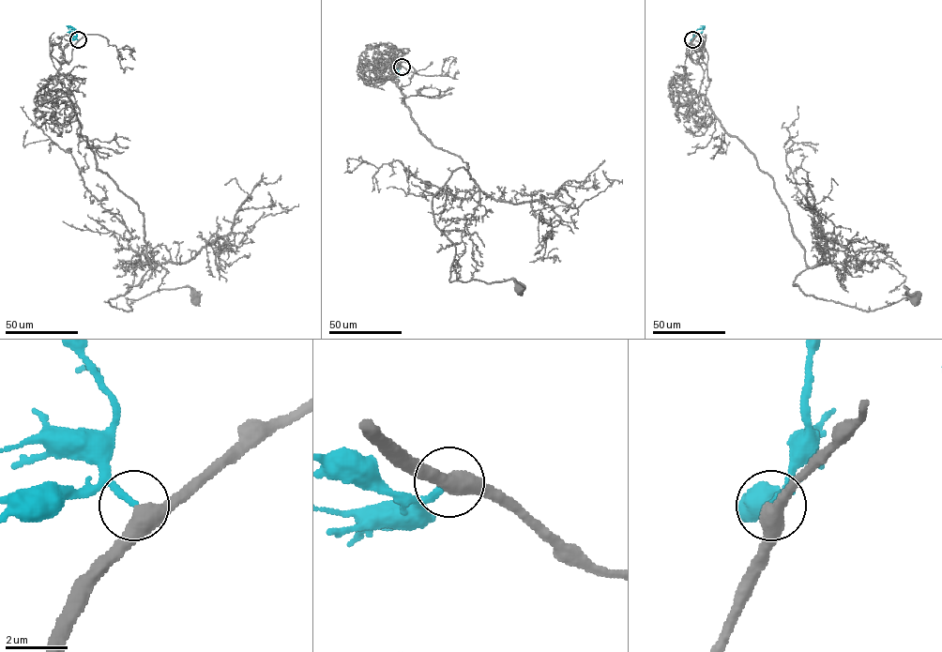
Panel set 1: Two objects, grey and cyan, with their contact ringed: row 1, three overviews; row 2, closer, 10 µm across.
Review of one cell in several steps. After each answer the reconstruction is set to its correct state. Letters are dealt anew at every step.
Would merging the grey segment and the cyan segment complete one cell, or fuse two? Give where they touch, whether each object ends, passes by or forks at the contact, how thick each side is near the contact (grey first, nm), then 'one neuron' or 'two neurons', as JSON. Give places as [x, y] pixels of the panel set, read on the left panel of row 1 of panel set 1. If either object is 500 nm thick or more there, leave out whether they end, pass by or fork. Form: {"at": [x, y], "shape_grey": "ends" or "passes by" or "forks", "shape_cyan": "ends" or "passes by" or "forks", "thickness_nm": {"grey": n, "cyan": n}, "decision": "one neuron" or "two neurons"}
{"at": [78, 39], "shape_grey": "passes by", "shape_cyan": "ends", "thickness_nm": {"grey": 440, "cyan": 200}, "decision": "one neuron"}

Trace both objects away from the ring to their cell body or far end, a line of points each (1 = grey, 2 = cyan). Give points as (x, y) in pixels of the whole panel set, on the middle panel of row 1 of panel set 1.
1: (402, 67), (372, 83), (394, 82), (474, 181), (456, 169), (433, 198), (449, 280), (519, 289)
2: (402, 67), (395, 77), (390, 74)

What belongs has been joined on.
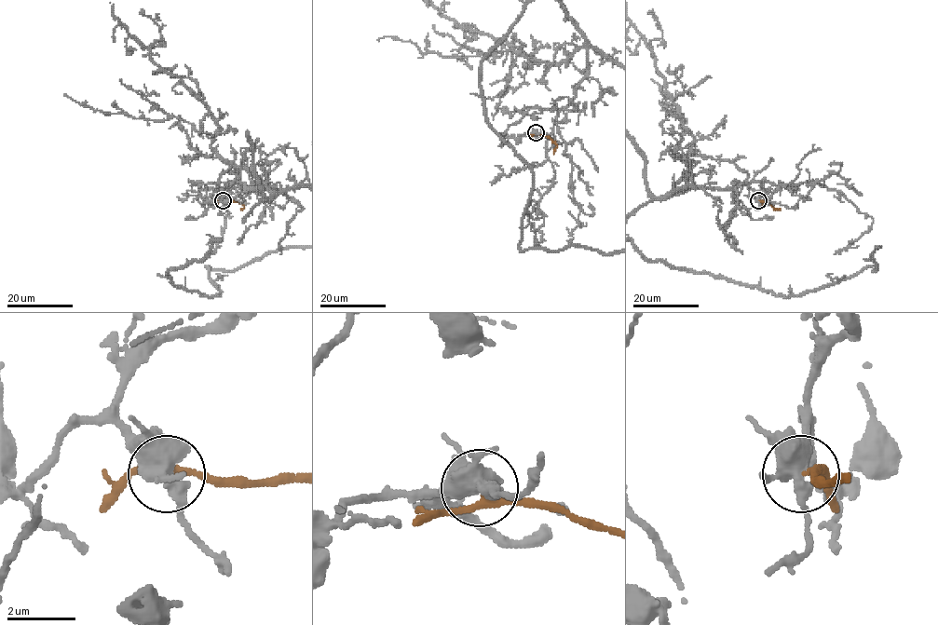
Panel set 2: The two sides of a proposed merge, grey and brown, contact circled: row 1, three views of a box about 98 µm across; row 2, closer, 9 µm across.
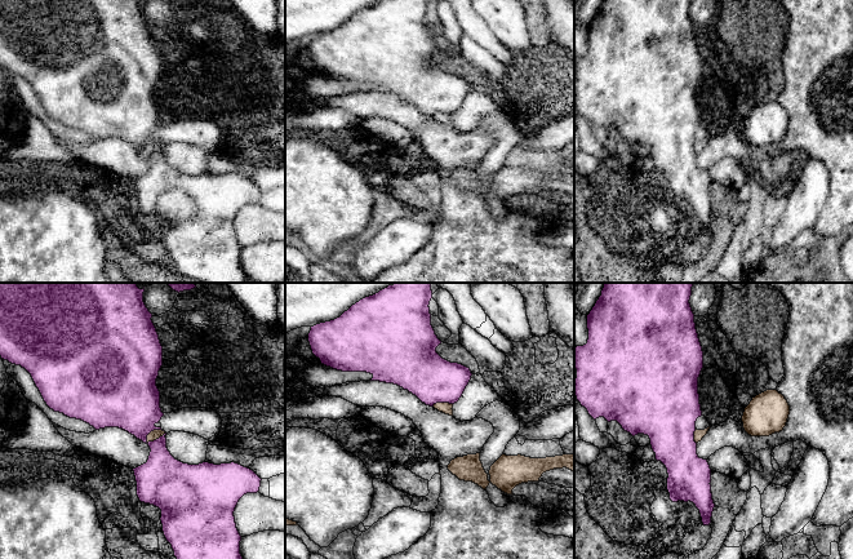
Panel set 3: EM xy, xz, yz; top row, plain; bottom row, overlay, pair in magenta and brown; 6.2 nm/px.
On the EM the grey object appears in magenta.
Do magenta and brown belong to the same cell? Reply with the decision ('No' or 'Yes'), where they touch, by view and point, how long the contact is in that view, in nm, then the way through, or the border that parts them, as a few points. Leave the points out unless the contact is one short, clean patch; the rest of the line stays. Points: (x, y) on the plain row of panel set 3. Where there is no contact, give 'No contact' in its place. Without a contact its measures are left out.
No. Touches magenta at xy (156, 150). Shared border 140 nm. Boundary: xy (165, 143), (146, 152)

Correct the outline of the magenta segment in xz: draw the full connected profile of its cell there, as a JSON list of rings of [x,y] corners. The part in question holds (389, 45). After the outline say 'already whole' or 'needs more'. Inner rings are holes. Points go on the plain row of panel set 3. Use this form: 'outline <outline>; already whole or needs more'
outline [[[382,0],[373,6],[365,8],[360,10],[359,13],[356,13],[355,15],[352,15],[339,28],[311,37],[311,41],[308,44],[308,53],[310,53],[312,65],[320,70],[321,75],[330,77],[333,80],[342,81],[342,83],[366,83],[373,86],[370,92],[379,92],[379,93],[397,96],[403,98],[404,101],[408,101],[409,103],[416,106],[426,116],[434,117],[436,114],[454,115],[462,107],[466,97],[468,96],[471,90],[472,84],[470,79],[458,74],[450,74],[443,70],[436,63],[436,58],[441,54],[441,52],[437,49],[431,36],[431,25],[430,25],[430,18],[428,18],[431,9],[432,9],[431,0]]]; already whole

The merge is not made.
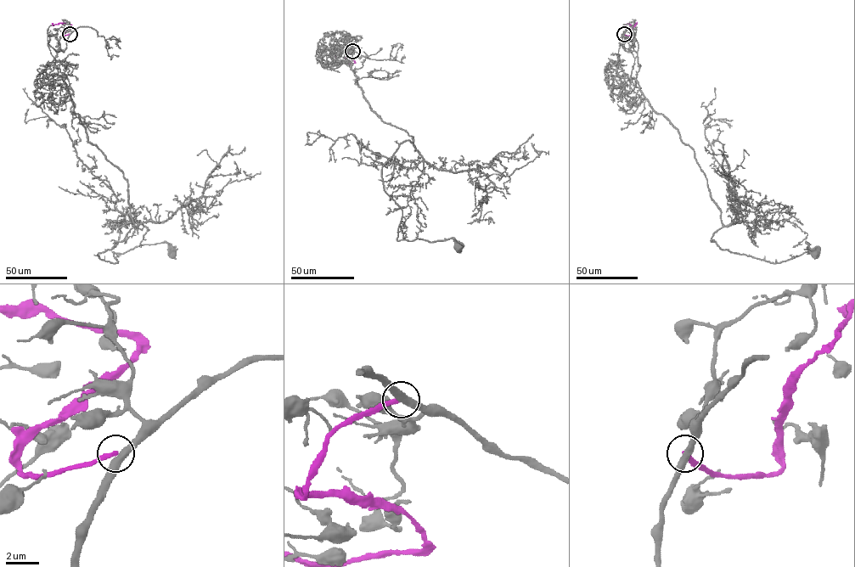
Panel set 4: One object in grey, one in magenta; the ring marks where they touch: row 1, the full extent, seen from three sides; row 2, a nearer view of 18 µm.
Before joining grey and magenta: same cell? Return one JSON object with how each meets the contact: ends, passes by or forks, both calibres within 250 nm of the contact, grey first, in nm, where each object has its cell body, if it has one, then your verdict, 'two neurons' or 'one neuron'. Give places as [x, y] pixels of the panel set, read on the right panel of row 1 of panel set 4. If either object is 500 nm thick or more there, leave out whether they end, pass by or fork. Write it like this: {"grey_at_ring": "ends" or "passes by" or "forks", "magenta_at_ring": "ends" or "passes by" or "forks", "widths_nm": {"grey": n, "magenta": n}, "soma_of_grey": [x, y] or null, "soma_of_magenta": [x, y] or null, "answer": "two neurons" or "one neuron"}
{"grey_at_ring": "passes by", "magenta_at_ring": "ends", "widths_nm": {"grey": 420, "magenta": 300}, "soma_of_grey": [814, 254], "soma_of_magenta": null, "answer": "two neurons"}

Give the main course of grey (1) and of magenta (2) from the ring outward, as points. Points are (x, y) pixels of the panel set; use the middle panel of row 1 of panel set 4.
1: (352, 51), (329, 66), (349, 65), (419, 152), (402, 142), (382, 167), (402, 211), (397, 240), (458, 247)
2: (352, 51), (345, 58), (352, 59), (354, 63), (347, 64), (337, 62), (335, 52)

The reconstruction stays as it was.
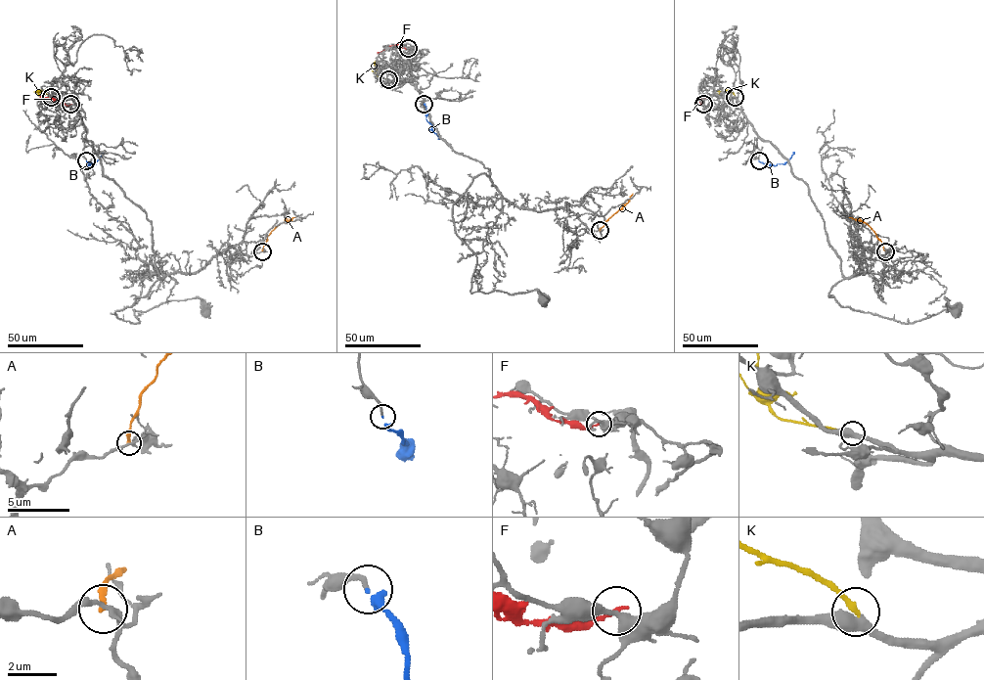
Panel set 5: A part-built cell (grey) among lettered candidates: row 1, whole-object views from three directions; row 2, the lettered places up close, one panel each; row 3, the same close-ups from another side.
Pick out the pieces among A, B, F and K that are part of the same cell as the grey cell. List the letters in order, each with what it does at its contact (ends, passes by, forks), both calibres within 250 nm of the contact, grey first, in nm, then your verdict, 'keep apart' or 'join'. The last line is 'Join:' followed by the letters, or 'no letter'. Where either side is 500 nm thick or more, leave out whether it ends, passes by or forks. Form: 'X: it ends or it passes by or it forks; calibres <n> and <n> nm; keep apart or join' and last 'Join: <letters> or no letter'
A: it ends; calibres 240 and 200 nm; keep apart
B: it ends; calibres 160 and 220 nm; join
F: it ends; calibres 360 and 160 nm; keep apart
K: calibres 500 and 240 nm; join
Join: B, K

